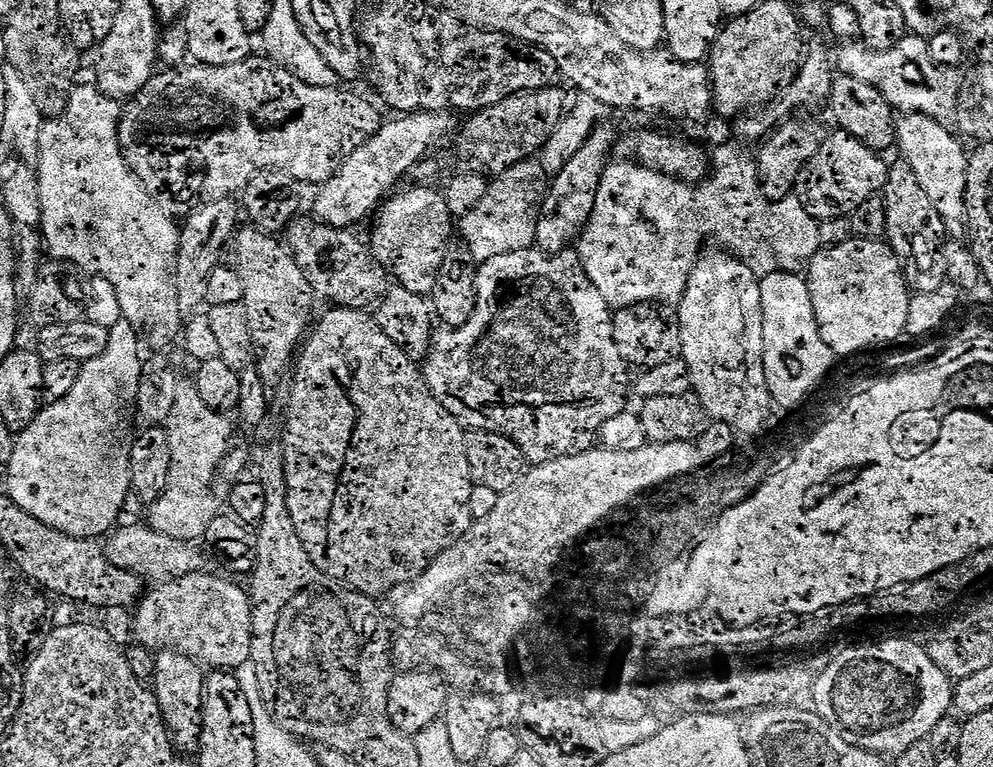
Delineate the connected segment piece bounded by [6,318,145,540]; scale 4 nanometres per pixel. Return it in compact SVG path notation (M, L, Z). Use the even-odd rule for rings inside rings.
M120 318L117 321L116 325L108 328L106 350L102 350L98 358L81 363L74 390L70 390L66 398L41 407L28 427L15 437L16 445L6 473L9 478L6 495L18 507L54 530L74 538L95 540L107 537L117 527L116 519L122 510L122 502L132 490L132 416L134 420L137 415L138 382L142 378L145 357L140 356L137 329L128 320Z

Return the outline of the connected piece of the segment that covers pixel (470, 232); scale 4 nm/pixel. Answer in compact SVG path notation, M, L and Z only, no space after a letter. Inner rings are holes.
M536 158L523 160L514 168L507 168L489 183L488 192L480 202L464 216L459 217L458 232L463 243L477 262L498 258L498 254L510 254L514 250L526 250L536 243L540 205L550 185L550 176L544 172Z

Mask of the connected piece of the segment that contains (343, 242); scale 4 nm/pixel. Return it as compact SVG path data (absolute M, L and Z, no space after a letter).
M299 216L288 224L286 229L287 247L290 249L292 256L298 262L306 280L310 282L313 293L330 301L330 304L344 308L367 309L368 304L373 305L380 282L386 278L386 273L381 265L373 256L371 249L354 234L351 229L334 228L315 217Z

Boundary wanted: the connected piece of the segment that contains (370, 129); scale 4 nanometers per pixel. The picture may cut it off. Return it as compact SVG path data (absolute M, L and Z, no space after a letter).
M256 54L247 60L217 68L212 65L188 62L183 66L169 67L172 68L169 72L157 71L152 79L142 86L140 92L123 105L120 113L120 149L126 158L126 166L130 166L130 170L140 179L142 186L146 186L148 193L167 210L169 216L186 218L191 212L210 202L235 197L247 184L249 178L259 172L279 170L299 180L301 185L321 186L381 127L382 117L380 118L379 110L366 97L359 96L356 92L343 92L343 87L340 86L335 88L310 86L294 74L287 72L282 65L276 64L263 55L260 56Z

